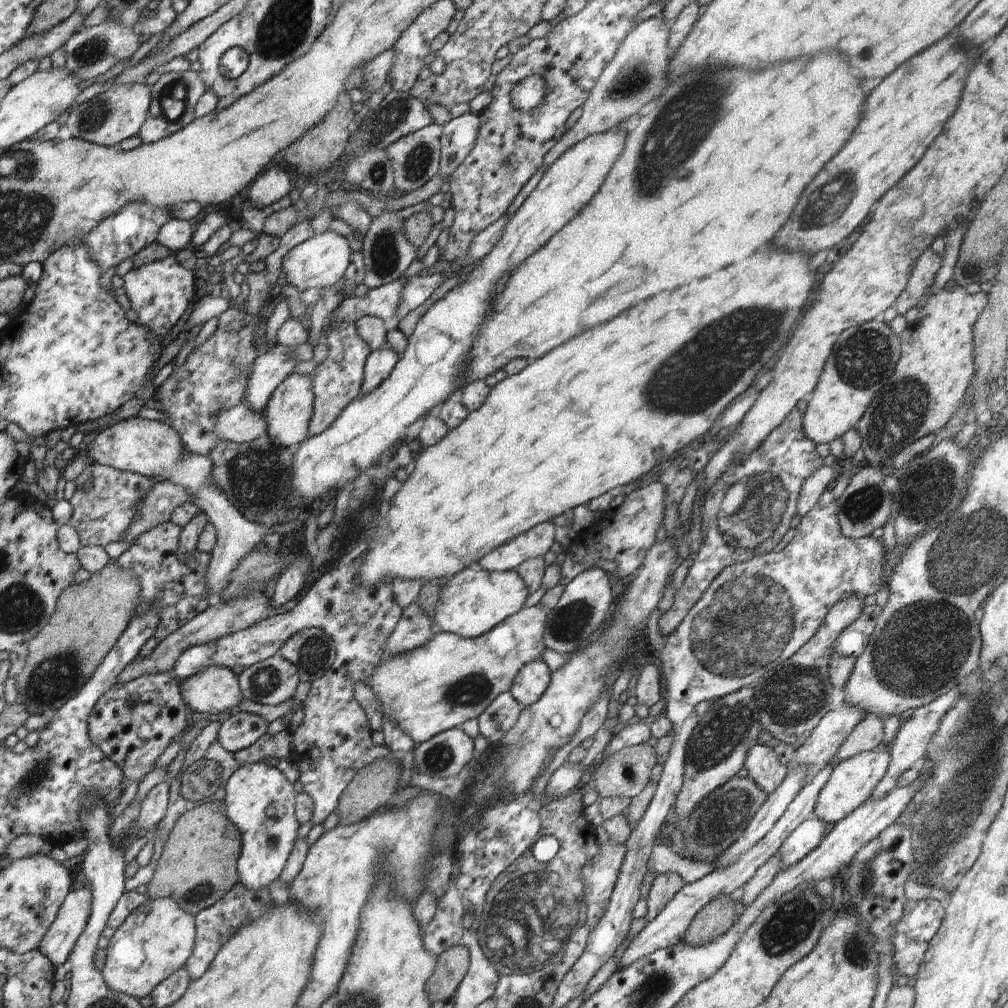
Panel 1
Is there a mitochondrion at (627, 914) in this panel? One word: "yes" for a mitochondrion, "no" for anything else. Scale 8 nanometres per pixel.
no

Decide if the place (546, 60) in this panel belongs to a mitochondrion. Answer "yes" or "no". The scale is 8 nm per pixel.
no

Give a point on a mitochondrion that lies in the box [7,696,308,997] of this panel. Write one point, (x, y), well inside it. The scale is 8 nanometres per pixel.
(35, 777)

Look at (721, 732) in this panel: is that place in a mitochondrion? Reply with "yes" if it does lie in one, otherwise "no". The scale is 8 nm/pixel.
yes

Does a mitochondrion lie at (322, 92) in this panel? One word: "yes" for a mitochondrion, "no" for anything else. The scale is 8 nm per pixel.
no

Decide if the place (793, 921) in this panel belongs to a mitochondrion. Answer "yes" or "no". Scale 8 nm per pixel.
yes

